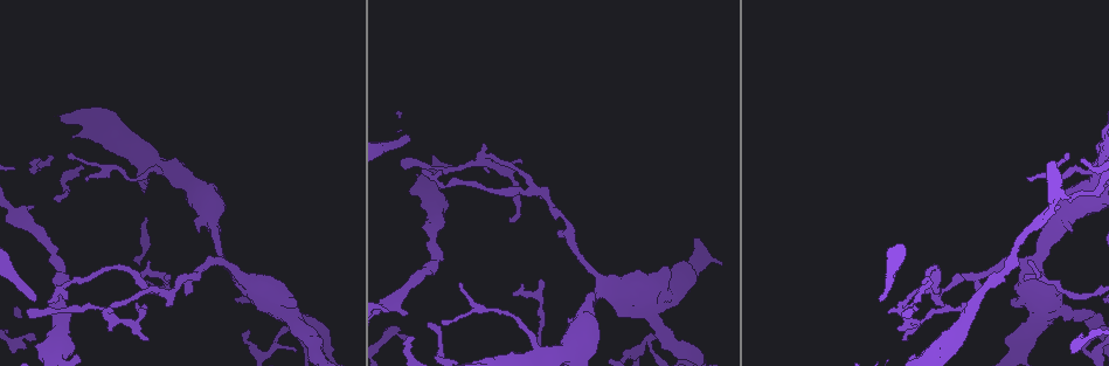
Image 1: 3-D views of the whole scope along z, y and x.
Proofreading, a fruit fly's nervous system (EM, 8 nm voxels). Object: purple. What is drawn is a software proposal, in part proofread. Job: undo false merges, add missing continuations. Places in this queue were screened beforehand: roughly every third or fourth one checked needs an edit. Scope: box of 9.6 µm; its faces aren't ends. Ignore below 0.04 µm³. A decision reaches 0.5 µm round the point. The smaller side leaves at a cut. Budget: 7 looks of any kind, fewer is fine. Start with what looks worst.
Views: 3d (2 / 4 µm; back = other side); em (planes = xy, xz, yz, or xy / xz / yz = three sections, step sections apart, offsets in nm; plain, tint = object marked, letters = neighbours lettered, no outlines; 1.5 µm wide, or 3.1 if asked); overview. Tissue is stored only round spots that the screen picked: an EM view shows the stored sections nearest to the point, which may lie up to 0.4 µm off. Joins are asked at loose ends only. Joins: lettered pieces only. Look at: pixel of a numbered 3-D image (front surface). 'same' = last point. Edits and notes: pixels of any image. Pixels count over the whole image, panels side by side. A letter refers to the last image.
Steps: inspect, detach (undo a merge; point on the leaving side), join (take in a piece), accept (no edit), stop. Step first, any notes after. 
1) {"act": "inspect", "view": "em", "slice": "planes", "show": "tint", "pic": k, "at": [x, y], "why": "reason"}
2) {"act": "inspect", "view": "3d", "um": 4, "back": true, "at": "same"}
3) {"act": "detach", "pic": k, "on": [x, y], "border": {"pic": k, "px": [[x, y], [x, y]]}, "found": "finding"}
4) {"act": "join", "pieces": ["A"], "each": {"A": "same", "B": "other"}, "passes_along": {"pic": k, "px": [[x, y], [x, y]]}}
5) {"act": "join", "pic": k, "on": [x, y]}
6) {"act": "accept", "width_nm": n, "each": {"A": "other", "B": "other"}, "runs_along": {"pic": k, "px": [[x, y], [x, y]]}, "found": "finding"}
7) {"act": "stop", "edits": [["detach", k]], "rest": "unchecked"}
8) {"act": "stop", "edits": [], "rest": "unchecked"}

{"act": "inspect", "view": "3d", "um": 4, "pic": 1, "at": [1056, 206], "why": "branch stops here"}

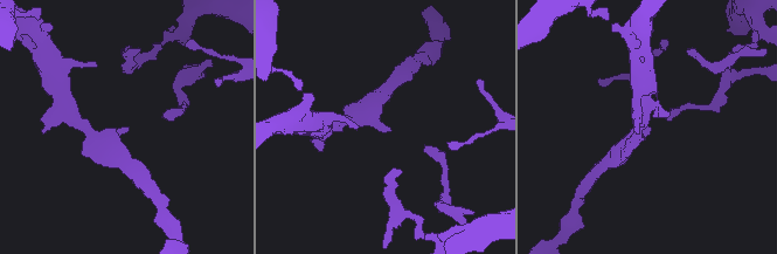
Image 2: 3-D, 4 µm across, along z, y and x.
{"act": "inspect", "view": "em", "slice": "xy", "step": 4, "show": "tint", "pic": 2, "at": [647, 128]}

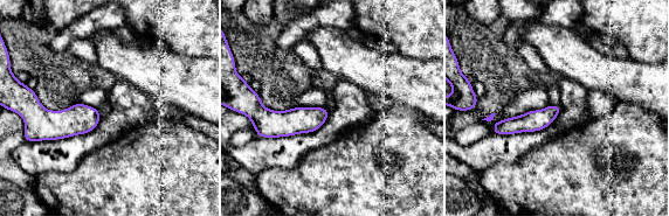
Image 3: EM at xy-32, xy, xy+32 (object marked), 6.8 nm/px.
{"act": "inspect", "view": "em", "slice": "planes", "show": "letters", "at": "same", "why": "another direction"}

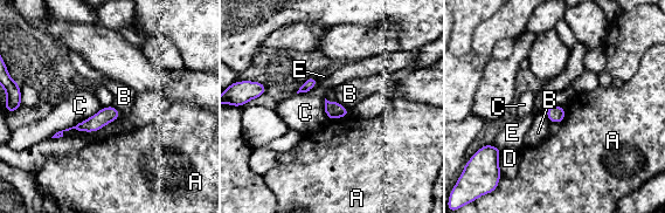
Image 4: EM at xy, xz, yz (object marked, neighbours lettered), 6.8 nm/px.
{"act": "accept", "each": {"A": "other", "B": "other", "C": "other", "D": "other", "E": "other"}, "border": {"pic": 4, "px": [[113, 104], [119, 112], [116, 121]]}, "found": "no lettered piece goes on from it"}

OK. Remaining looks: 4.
{"act": "inspect", "view": "em", "slice": "planes", "show": "letters", "pic": 1, "at": [1061, 313], "why": "two arms in line, one across"}

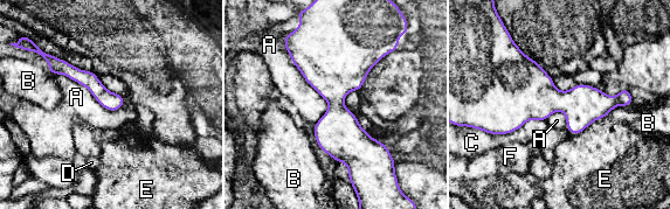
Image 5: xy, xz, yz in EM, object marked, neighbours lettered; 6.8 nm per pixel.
{"act": "accept", "each": {"A": "other", "B": "other", "C": "other", "D": "other", "E": "other", "F": "other"}, "runs_along": {"pic": 5, "px": [[57, 62], [119, 104]]}, "found": "all the same neuron"}

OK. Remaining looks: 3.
{"act": "inspect", "view": "em", "slice": "planes", "show": "plain", "pic": 1, "at": [149, 338], "why": "free end"}

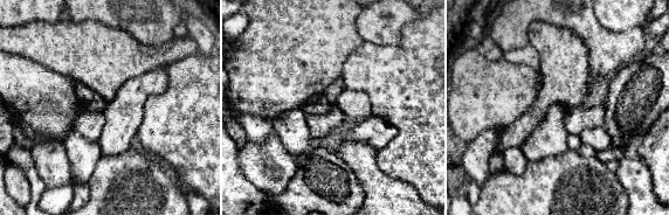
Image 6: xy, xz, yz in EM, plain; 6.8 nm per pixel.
{"act": "inspect", "view": "em", "slice": "planes", "show": "letters", "at": "same", "why": "what lies round it"}

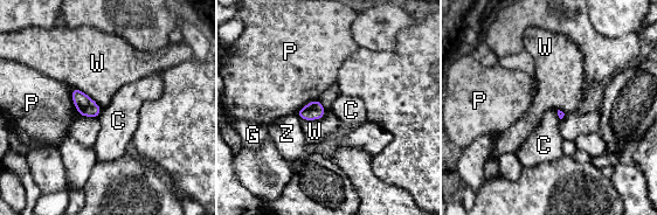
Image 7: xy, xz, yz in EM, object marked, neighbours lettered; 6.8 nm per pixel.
{"act": "accept", "each": {"C": "other", "G": "other", "P": "other", "W": "other", "Z": "other"}, "border": {"pic": 7, "px": [[102, 109], [98, 118]]}, "found": "no lettered piece goes on from it"}

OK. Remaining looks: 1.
{"act": "stop", "edits": [], "rest": "unchecked"}

